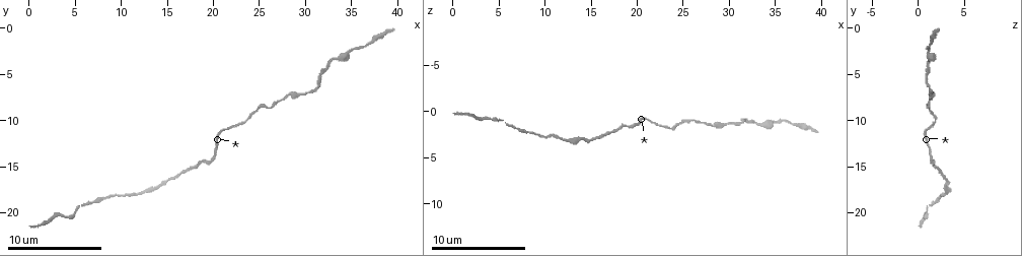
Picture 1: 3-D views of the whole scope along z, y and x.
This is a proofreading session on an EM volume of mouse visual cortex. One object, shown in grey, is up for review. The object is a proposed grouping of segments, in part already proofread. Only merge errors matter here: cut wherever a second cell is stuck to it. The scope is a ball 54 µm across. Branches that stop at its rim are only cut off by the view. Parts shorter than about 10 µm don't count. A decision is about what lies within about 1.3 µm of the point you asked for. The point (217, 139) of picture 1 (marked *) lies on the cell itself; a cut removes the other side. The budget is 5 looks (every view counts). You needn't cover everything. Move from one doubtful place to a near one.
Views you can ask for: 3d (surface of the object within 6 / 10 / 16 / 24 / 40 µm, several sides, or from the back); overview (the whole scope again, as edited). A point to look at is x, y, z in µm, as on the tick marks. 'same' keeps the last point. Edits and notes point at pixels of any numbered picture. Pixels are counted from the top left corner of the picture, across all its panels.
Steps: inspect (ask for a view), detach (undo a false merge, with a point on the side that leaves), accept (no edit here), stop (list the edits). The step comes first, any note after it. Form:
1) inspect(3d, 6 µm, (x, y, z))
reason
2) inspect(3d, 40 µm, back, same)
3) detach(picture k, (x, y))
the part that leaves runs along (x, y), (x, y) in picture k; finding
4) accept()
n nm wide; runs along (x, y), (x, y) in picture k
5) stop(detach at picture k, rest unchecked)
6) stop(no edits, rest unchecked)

inspect(3d, 6 µm, (33.2, 3.0, 1.4))
thick turns thin

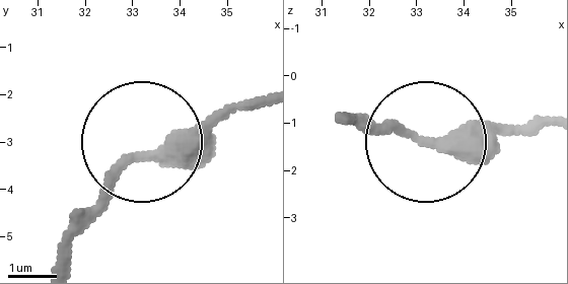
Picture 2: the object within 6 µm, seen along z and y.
accept()
runs along (61, 266), (65, 230), (121, 169), (194, 153), (251, 109) in picture 2; continuous, no second cell

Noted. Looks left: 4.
inspect(3d, 10 µm, (29.8, 7.0, 1.2))
thick turns thin

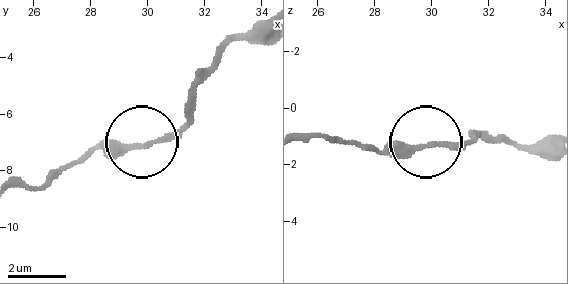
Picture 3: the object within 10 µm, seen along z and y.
accept()
runs along (22, 183), (44, 188), (87, 158), (167, 137), (195, 97) in picture 3; all the same cell

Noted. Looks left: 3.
inspect(3d, 10 µm, (12.0, 17.8, 3.0))
sudden change in width

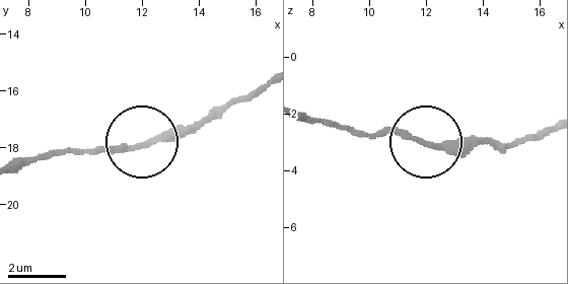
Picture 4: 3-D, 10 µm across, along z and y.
accept()
220 nm wide; runs along (266, 79), (150, 142), (114, 152), (65, 152) in picture 4; continuous, no second cell

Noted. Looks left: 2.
stop(no edits, rest unchecked)

